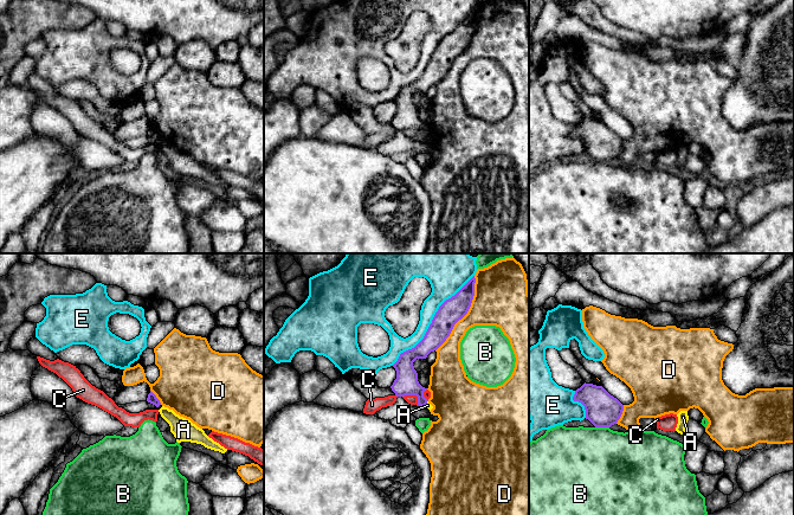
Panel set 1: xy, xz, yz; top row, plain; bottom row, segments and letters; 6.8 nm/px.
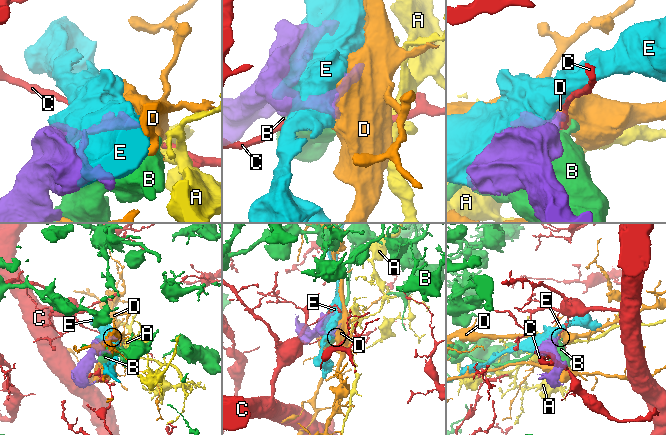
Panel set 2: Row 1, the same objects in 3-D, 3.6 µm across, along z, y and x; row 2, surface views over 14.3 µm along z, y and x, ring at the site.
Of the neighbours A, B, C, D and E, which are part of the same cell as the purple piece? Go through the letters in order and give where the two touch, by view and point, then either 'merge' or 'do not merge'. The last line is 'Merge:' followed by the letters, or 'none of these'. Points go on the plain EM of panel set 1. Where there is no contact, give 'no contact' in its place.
A: meets purple in xz at (426, 137); do not merge
B: meets purple in yz at (602, 161); do not merge
C: meets purple in xz at (414, 129); do not merge
D: meets purple in xz at (465, 49); do not merge
E: meets purple in xz at (432, 57); do not merge
Merge: none of these

